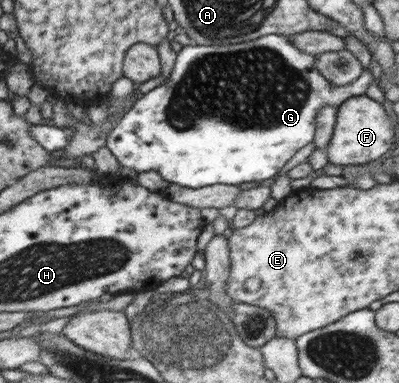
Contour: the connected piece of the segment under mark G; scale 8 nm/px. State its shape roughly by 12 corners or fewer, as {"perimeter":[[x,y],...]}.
{"perimeter":[[286,35],[190,43],[108,135],[119,167],[264,181],[331,87]]}

